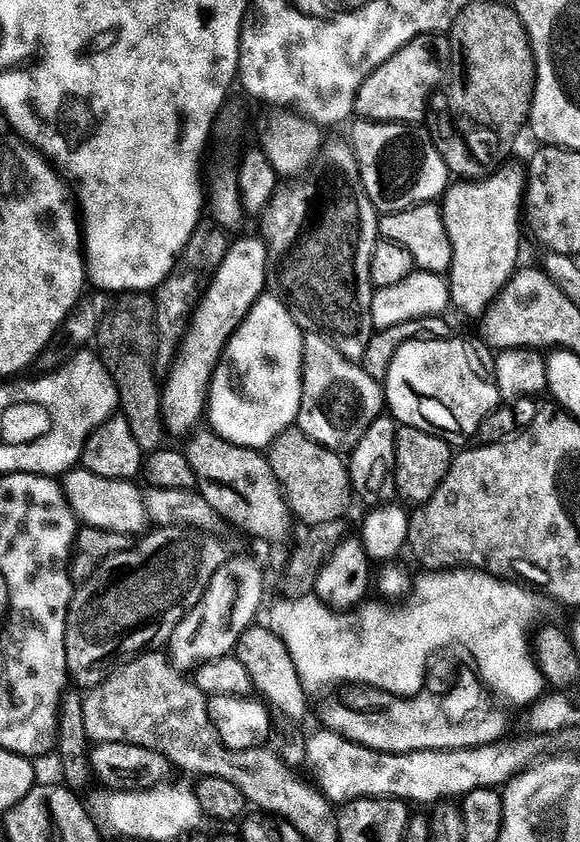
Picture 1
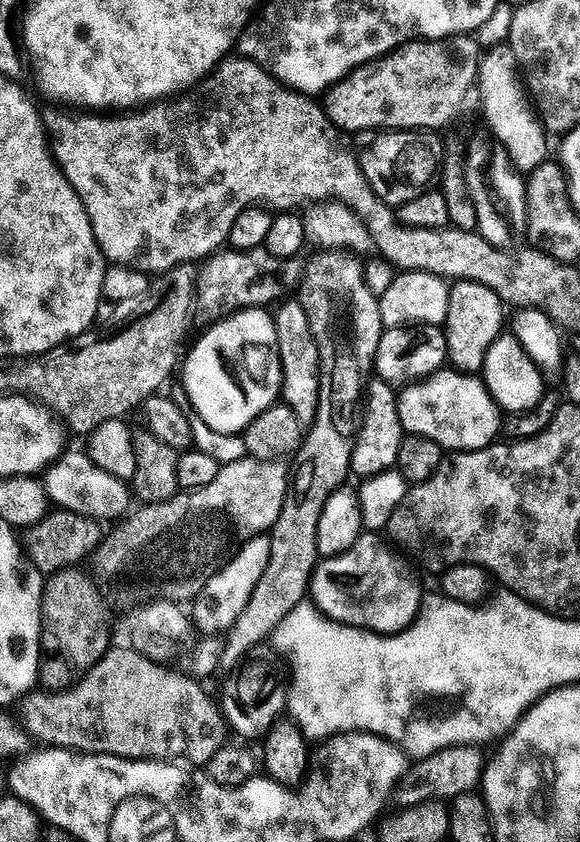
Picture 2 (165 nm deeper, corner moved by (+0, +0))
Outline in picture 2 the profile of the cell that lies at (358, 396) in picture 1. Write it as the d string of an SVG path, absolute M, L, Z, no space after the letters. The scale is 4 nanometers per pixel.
M299 302L283 304L281 303L281 308L275 309L274 312L278 354L284 371L282 400L290 410L294 410L294 414L298 414L301 424L310 426L315 422L316 412L320 408L320 351L310 330L310 318L306 318L306 310L302 310Z

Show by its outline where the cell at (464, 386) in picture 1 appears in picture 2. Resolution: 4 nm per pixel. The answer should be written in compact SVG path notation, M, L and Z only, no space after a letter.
M441 370L407 385L398 399L405 433L430 438L449 453L477 452L497 443L501 435L502 409L479 375Z

